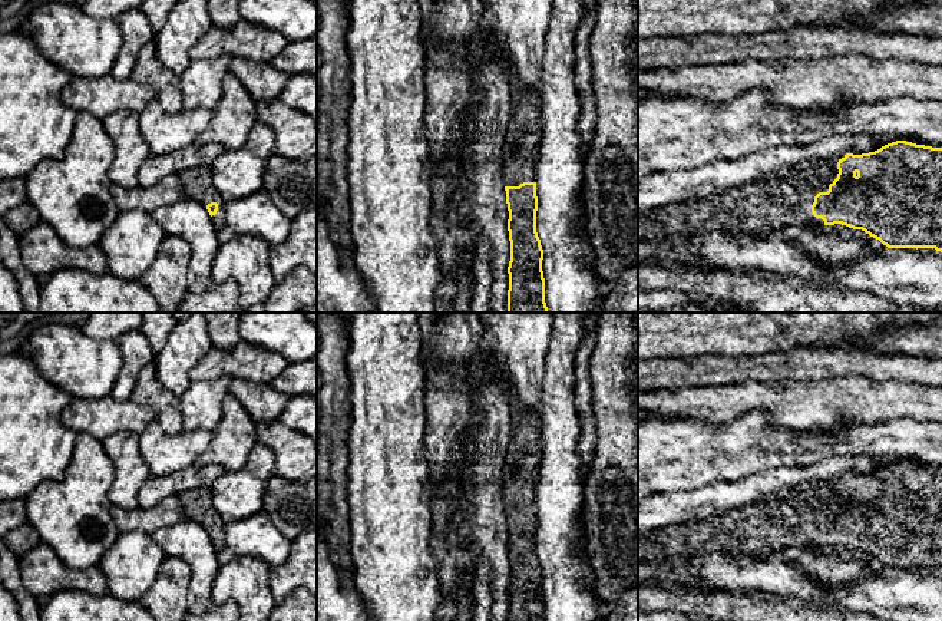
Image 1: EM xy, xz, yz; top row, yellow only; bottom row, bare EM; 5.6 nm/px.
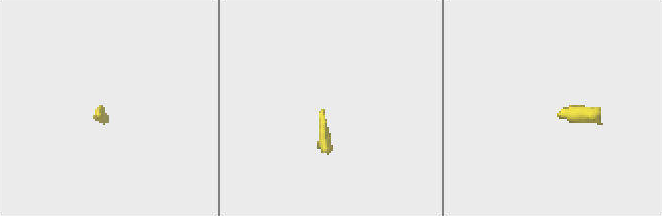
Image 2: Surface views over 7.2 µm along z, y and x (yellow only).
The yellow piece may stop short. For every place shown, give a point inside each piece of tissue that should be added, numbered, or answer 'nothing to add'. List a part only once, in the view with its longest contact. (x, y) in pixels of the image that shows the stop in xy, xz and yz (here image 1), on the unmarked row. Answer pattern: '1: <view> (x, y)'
1: yz (754, 529)

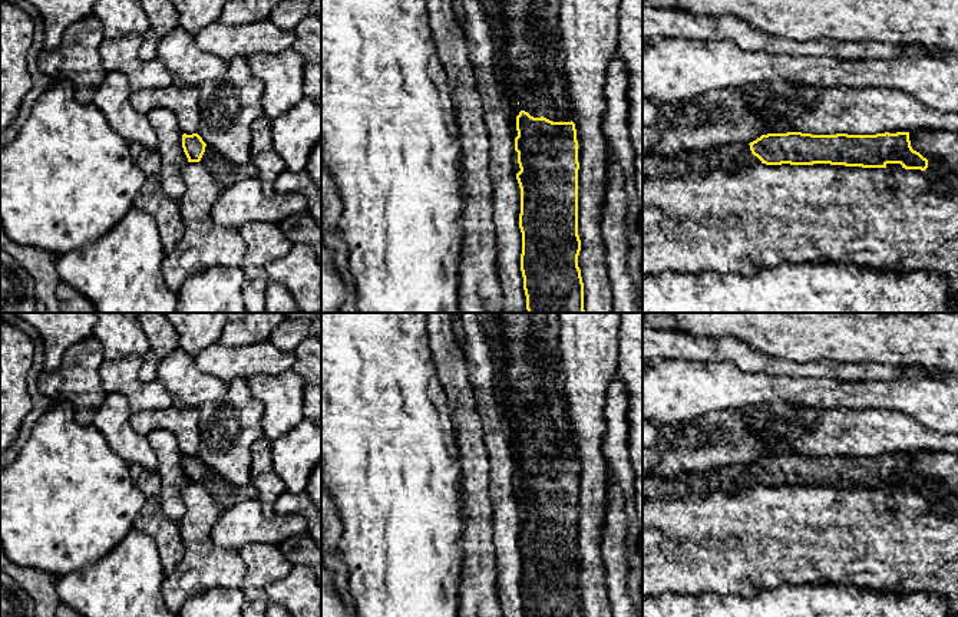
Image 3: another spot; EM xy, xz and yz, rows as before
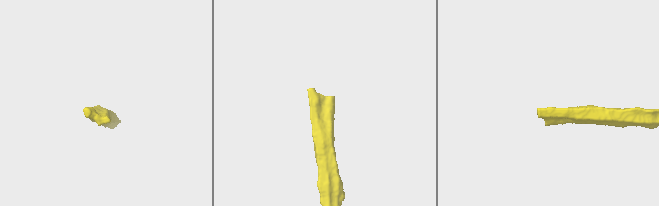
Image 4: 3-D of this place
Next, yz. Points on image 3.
1: yz (734, 478)

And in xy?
1: xy (224, 494)

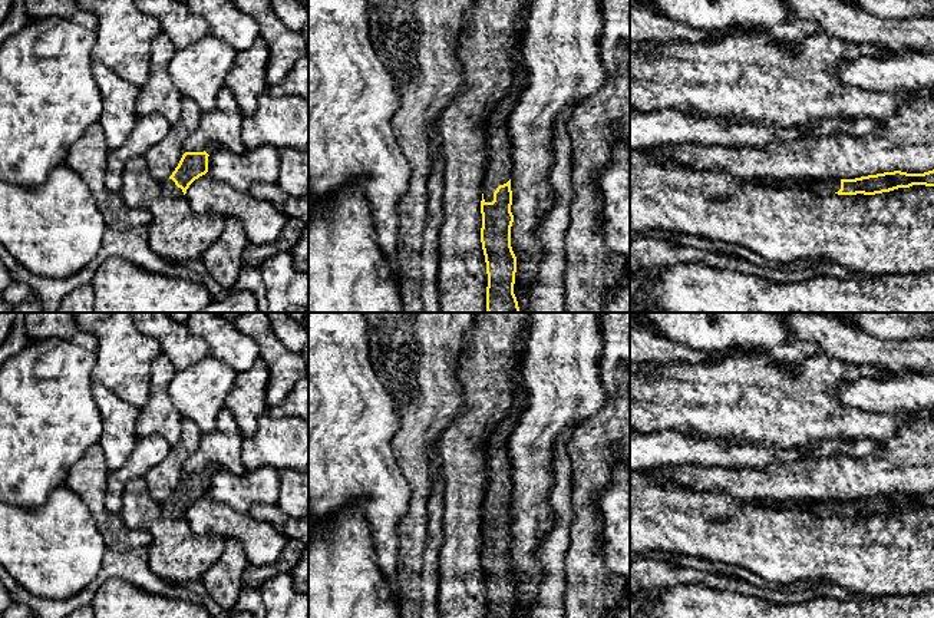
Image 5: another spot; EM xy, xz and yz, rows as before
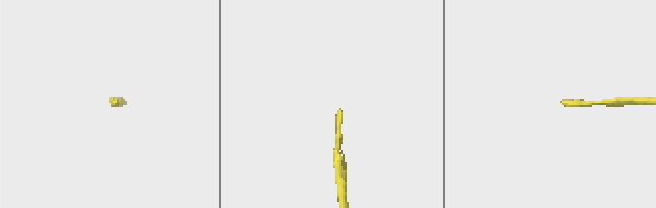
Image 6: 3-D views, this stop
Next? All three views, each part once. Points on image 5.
1: xz (499, 488)

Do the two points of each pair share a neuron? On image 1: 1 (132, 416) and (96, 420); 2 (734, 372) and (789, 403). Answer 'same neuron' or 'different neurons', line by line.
1: same neuron
2: different neurons

